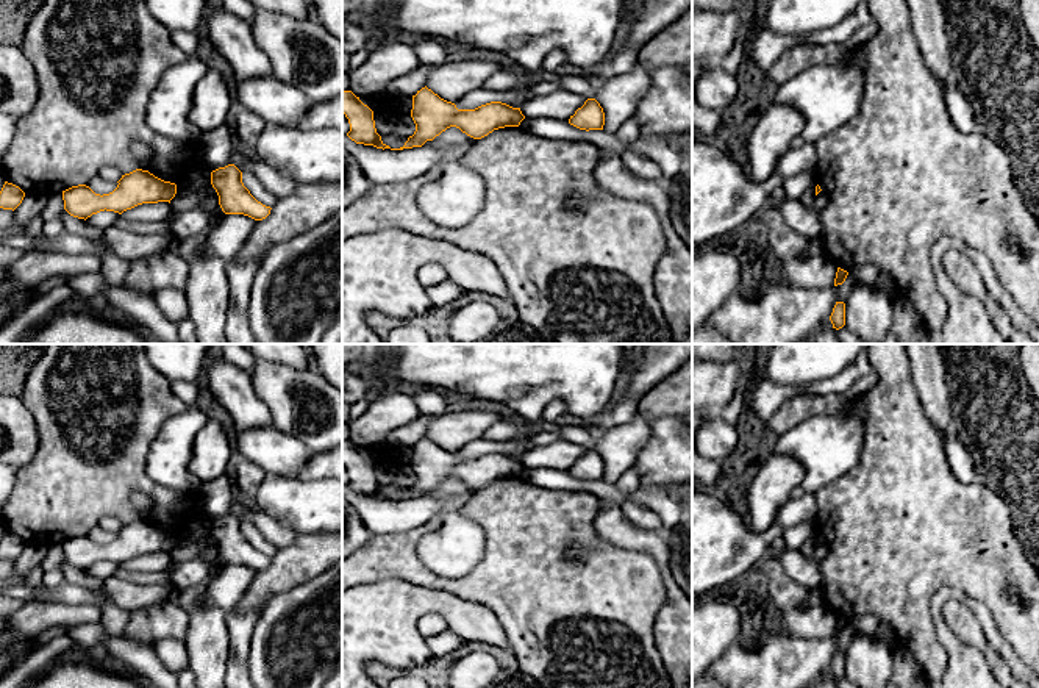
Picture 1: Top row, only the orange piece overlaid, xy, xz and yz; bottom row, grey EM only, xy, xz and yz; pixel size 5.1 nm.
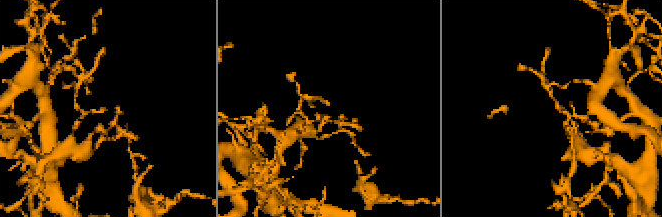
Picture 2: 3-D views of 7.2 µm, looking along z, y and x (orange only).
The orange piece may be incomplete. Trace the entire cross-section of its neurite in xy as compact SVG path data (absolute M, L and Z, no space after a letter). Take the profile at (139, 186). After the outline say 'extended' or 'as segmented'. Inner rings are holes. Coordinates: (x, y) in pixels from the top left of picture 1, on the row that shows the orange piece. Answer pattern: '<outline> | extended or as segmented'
M136 169L122 175L109 194L95 194L89 186L78 185L62 191L64 210L78 219L87 219L100 211L122 214L142 203L169 202L177 194L177 185L164 181L148 170Z | as segmented

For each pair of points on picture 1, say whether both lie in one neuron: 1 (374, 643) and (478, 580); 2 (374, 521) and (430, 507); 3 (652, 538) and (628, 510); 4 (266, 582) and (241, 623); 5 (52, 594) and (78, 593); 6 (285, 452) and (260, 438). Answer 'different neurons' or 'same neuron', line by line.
1: different neurons
2: same neuron
3: different neurons
4: different neurons
5: same neuron
6: same neuron

